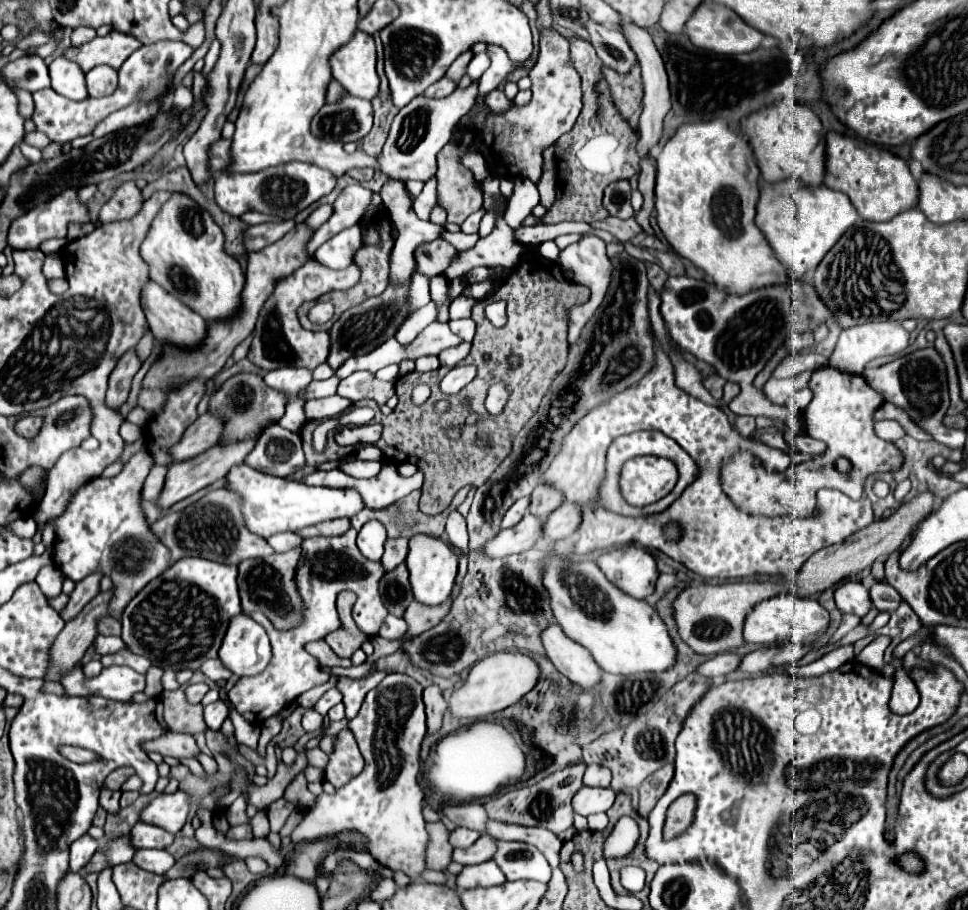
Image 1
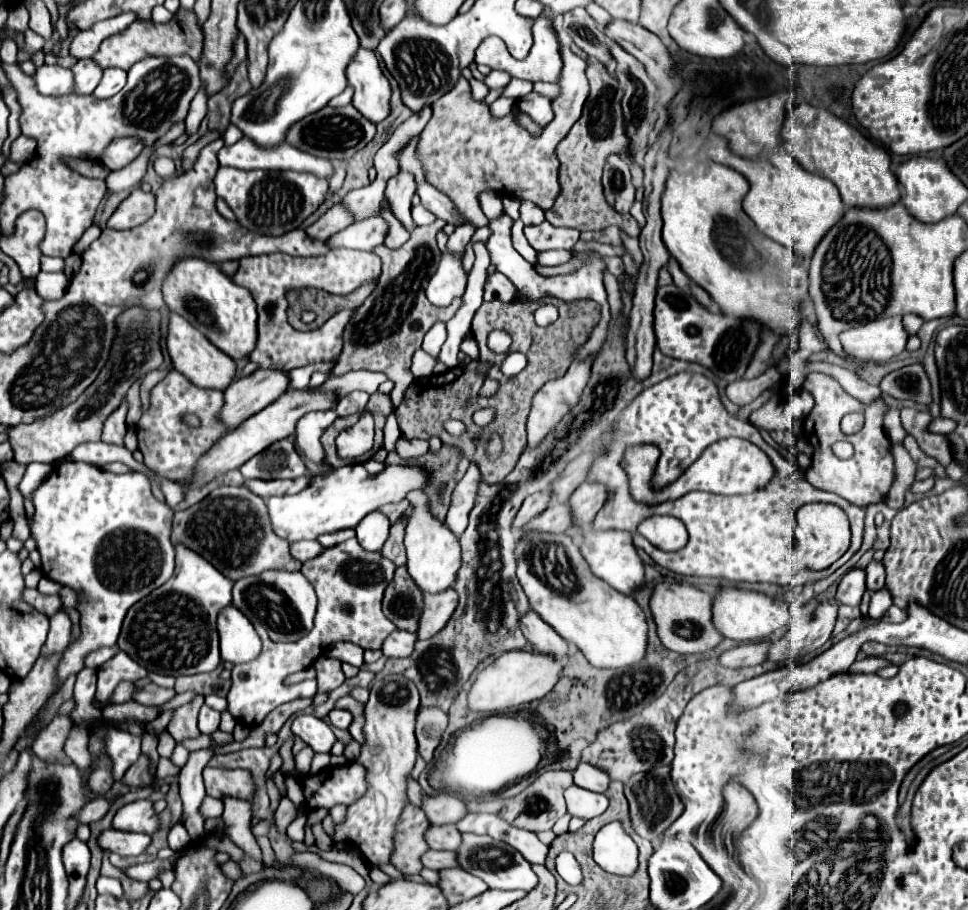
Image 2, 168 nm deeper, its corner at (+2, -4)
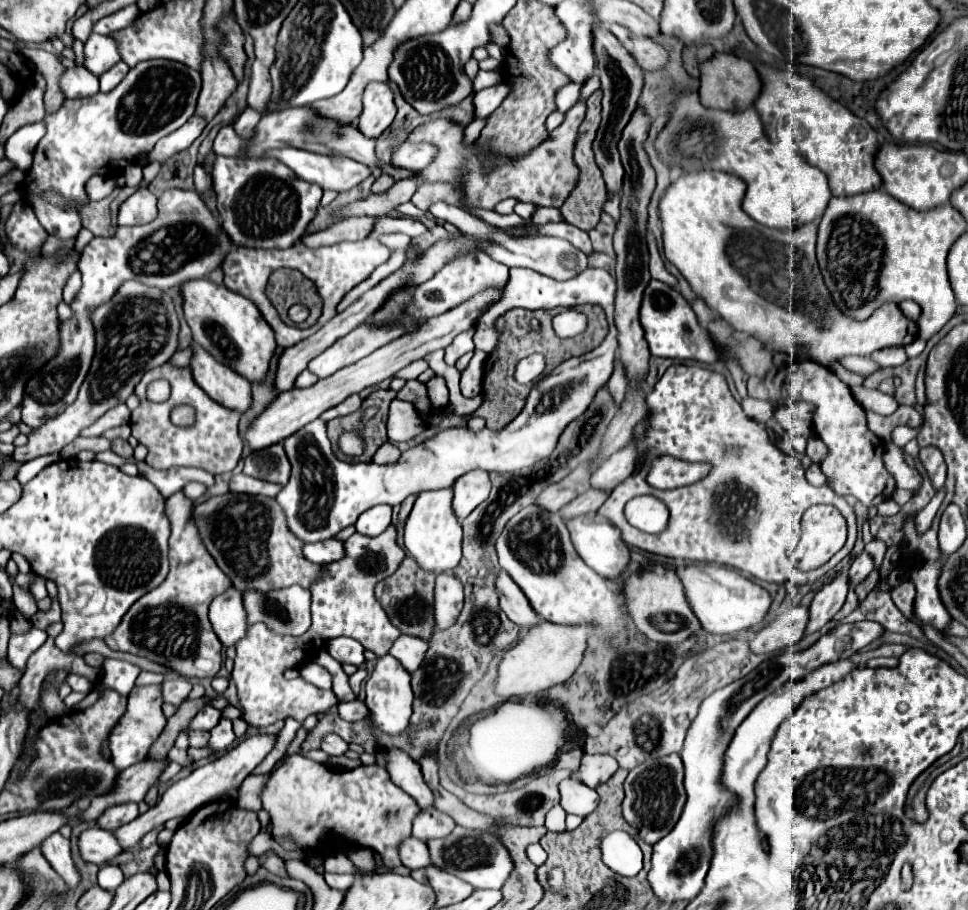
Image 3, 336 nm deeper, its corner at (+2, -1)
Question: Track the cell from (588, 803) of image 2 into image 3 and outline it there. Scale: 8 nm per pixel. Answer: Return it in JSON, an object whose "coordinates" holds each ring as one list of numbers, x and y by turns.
{"coordinates":[[571,776,559,784,561,792,561,806,567,814,577,814,577,816,587,816,591,814,597,804,599,804,599,794,585,786,579,778]]}

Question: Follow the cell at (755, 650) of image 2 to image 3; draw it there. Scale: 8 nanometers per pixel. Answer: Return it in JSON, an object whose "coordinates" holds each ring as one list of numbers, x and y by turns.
{"coordinates":[[795,604,787,608,783,614,779,614,775,622,767,624,755,634,755,638,751,640,751,650,761,654,761,652,783,650,795,644,797,640,803,638,807,622,809,622,809,608]]}

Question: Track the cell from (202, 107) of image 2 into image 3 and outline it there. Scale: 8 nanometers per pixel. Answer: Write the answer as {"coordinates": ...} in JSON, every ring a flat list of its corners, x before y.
{"coordinates":[[191,116,179,130,173,132,173,136,165,136,165,138,161,138,155,144,155,148,149,154,149,160,157,160,157,162,163,164,167,158,171,158,171,156,187,150,195,142,195,138,203,132,205,124,207,122,203,118,199,120,197,116]]}

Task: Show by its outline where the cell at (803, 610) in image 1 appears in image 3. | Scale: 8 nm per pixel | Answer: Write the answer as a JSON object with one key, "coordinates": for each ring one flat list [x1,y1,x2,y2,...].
{"coordinates":[[719,564,677,566,677,578,683,584,685,598,689,598,693,614,697,614,701,628,709,634,737,634,741,630,755,628,763,622,771,606,771,596,765,588]]}

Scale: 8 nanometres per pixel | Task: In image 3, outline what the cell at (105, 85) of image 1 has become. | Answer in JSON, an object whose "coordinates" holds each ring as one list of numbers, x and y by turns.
{"coordinates":[[117,62,113,68,109,68,107,72,103,72,99,76,99,80,101,80,101,92,111,92,125,78,127,72,129,72,129,66,125,62]]}

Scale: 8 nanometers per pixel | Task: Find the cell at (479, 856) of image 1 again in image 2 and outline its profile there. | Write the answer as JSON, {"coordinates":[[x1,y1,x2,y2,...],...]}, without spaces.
{"coordinates":[[427,851,423,855,423,865,429,869,447,869,447,867,457,867,457,853,455,851]]}

